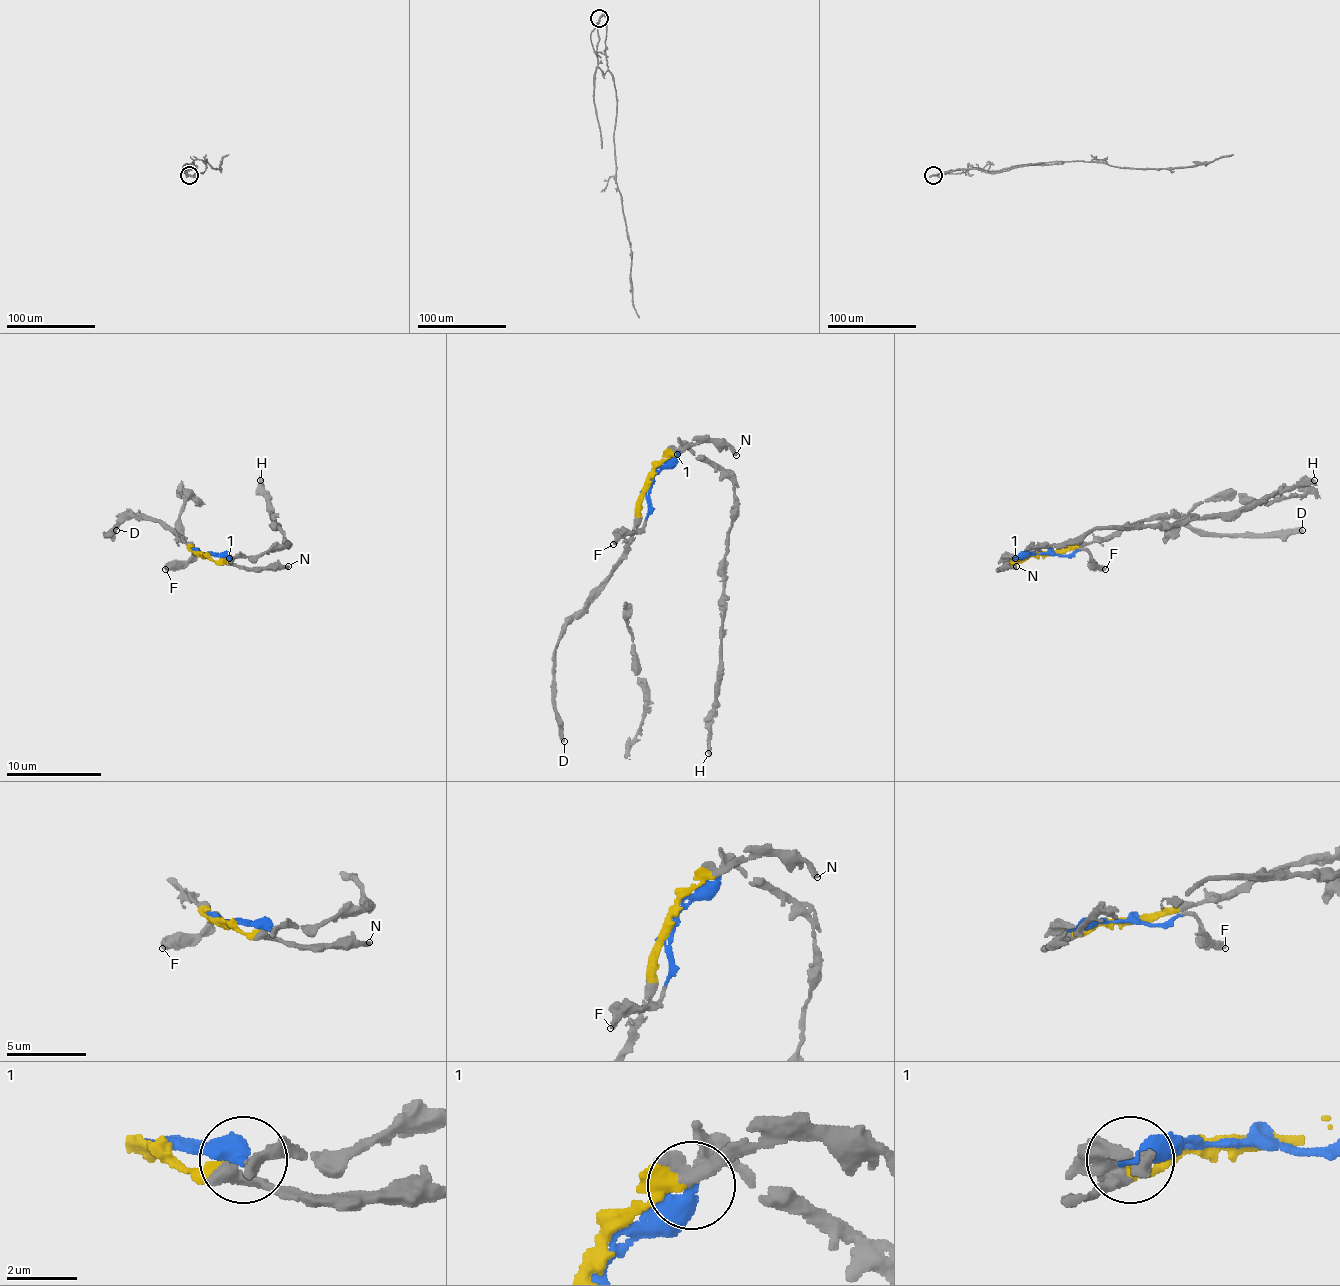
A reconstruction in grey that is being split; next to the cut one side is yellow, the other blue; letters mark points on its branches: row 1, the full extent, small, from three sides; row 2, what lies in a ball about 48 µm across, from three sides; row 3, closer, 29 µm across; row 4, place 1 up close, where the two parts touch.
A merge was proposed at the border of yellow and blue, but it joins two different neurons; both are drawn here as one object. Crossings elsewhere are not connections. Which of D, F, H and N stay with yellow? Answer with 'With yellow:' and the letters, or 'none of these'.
With yellow: D, N

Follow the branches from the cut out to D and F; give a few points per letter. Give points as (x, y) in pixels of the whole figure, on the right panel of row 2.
D: (1041, 553), (1070, 551), (1117, 537), (1146, 520), (1177, 518), (1186, 527), (1203, 532), (1272, 534), (1303, 529)
F: (1041, 553), (1072, 556), (1084, 551), (1106, 570)

